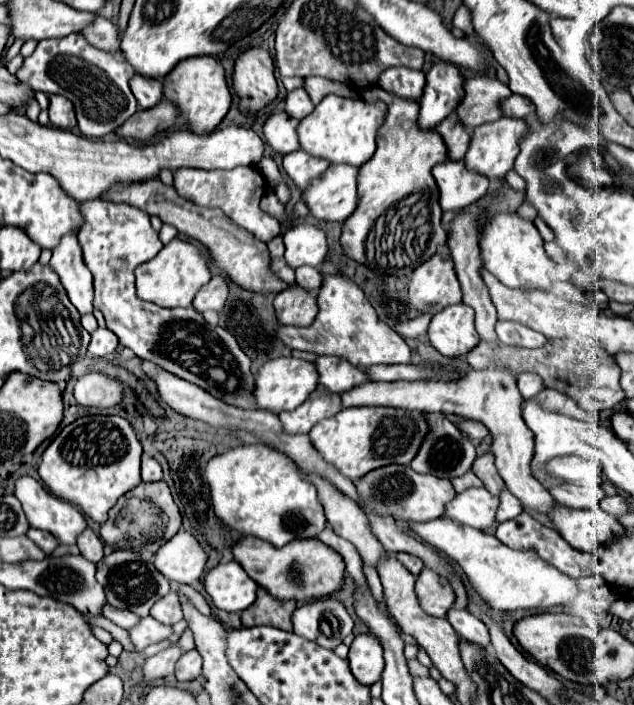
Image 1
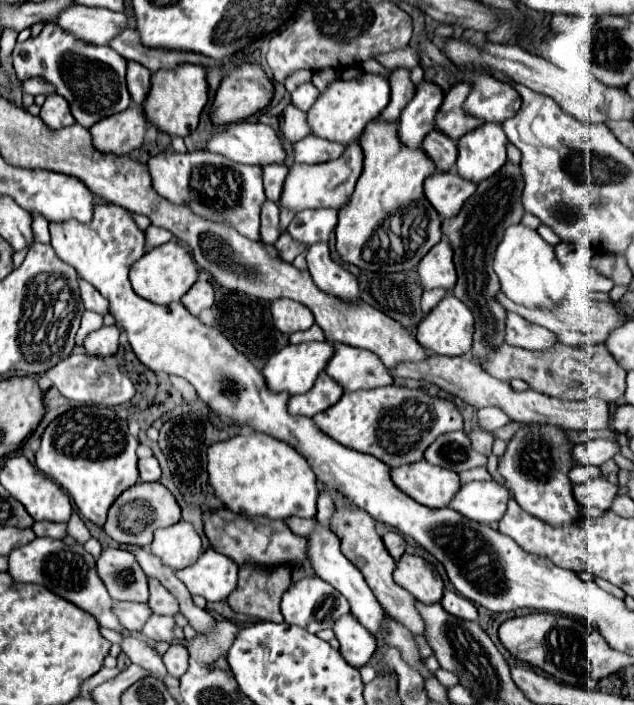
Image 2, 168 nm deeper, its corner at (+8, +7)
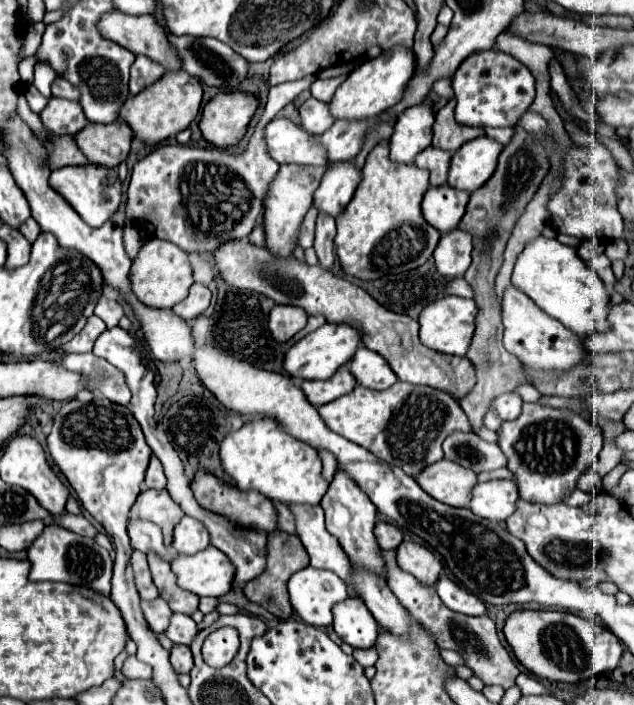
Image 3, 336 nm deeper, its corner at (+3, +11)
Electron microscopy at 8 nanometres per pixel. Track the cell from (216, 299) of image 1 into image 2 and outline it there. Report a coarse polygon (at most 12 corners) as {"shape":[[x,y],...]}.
{"shape":[[199,280],[181,298],[195,316],[215,302],[211,282]]}

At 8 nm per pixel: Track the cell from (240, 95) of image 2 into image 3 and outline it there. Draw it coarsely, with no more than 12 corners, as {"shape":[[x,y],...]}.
{"shape":[[218,92],[202,110],[206,142],[236,146],[256,96]]}

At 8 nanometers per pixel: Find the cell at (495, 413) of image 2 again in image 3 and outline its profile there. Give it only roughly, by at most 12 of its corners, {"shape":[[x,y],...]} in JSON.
{"shape":[[516,392],[500,394],[494,408],[502,420],[514,420],[522,412]]}

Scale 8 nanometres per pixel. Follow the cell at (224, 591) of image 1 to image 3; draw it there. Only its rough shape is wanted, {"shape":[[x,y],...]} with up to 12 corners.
{"shape":[[214,546],[176,554],[172,572],[196,596],[224,596],[232,562]]}

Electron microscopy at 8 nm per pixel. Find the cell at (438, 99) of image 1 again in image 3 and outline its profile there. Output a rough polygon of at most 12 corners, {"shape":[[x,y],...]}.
{"shape":[[430,102],[402,112],[388,140],[392,162],[414,164],[432,142]]}

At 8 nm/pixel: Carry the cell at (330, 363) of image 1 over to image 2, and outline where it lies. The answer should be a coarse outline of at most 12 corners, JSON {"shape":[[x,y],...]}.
{"shape":[[333,342],[325,372],[343,390],[393,384],[367,350]]}

